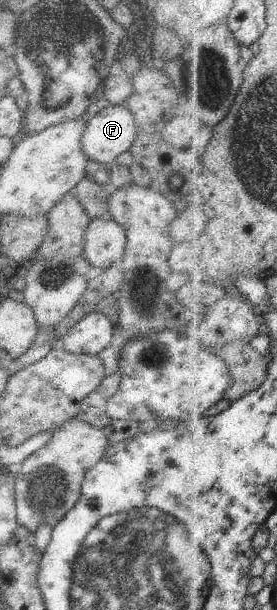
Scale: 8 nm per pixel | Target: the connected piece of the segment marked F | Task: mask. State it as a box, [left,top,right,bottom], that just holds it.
[81,105,139,167]

